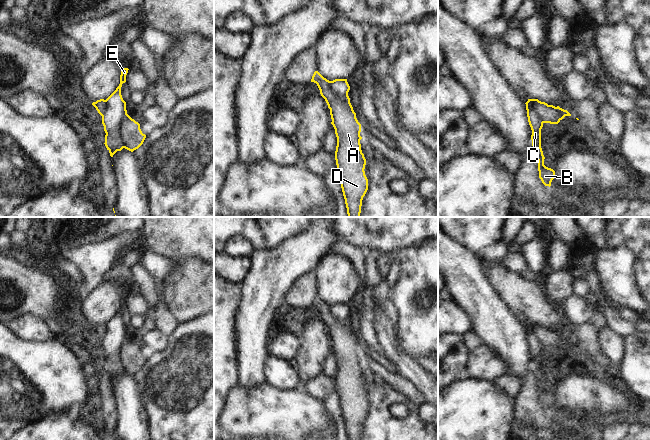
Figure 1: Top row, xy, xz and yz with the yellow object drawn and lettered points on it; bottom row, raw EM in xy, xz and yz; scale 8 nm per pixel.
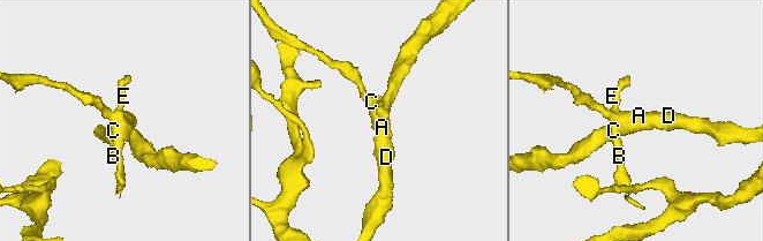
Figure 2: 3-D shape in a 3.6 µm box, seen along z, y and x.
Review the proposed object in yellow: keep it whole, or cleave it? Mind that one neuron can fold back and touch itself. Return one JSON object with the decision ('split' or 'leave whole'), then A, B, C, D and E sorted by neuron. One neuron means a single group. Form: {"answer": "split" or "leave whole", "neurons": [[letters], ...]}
{"answer": "split", "neurons": [["A", "D"], ["B", "C", "E"]]}

